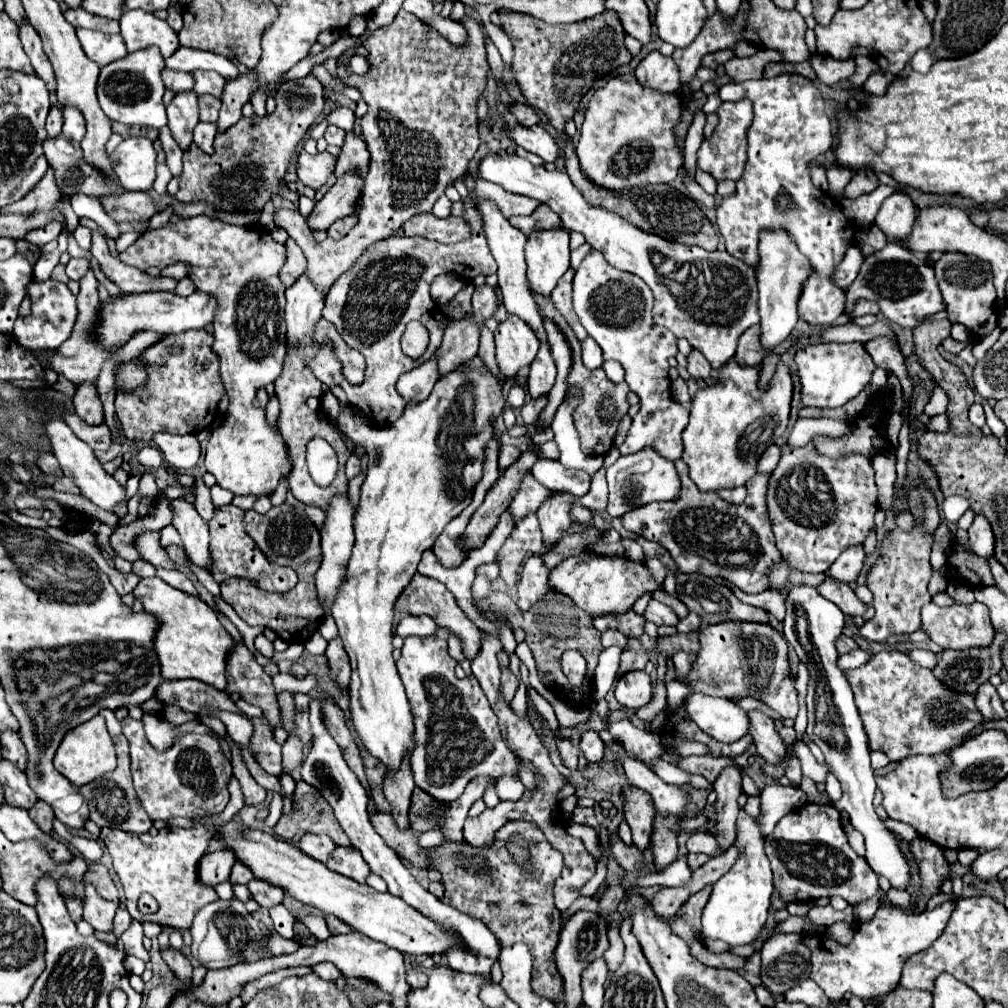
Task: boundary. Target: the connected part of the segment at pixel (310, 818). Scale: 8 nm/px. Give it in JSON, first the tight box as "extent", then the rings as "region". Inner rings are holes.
{"extent":[273,782,351,846],"region":[[[297,782],[297,788],[293,792],[293,810],[281,816],[281,820],[273,828],[273,836],[291,840],[299,832],[327,834],[337,846],[351,846],[351,840],[339,828],[331,806],[323,800],[319,790],[305,782]]]}

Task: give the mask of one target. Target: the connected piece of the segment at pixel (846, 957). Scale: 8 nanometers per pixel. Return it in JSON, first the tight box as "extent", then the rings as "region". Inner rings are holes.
{"extent":[805,902,955,1002],"region":[[[943,902],[921,914],[909,914],[899,906],[881,904],[871,920],[859,922],[855,936],[847,946],[841,946],[821,934],[807,934],[805,944],[813,952],[811,980],[815,980],[833,1002],[841,1002],[847,992],[865,1002],[887,996],[887,992],[895,990],[899,984],[903,960],[929,948],[929,944],[933,944],[943,934],[953,910],[955,902]]]}

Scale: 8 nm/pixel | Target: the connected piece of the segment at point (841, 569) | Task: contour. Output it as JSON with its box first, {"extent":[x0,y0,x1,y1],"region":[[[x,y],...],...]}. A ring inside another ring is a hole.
{"extent":[829,544,865,584],"region":[[[859,544],[859,548],[847,548],[847,552],[843,552],[843,556],[839,556],[839,560],[835,560],[829,574],[831,574],[831,578],[835,578],[839,582],[851,584],[861,572],[863,560],[865,560],[865,550],[861,544]]]}

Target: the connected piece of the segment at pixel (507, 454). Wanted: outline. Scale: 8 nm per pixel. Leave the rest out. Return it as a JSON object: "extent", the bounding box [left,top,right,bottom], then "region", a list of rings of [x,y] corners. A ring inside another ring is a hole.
{"extent":[499,446,521,466],"region":[[[501,446],[501,454],[499,454],[499,466],[511,466],[517,458],[521,456],[521,452],[519,452],[519,448],[515,448],[515,446]]]}

